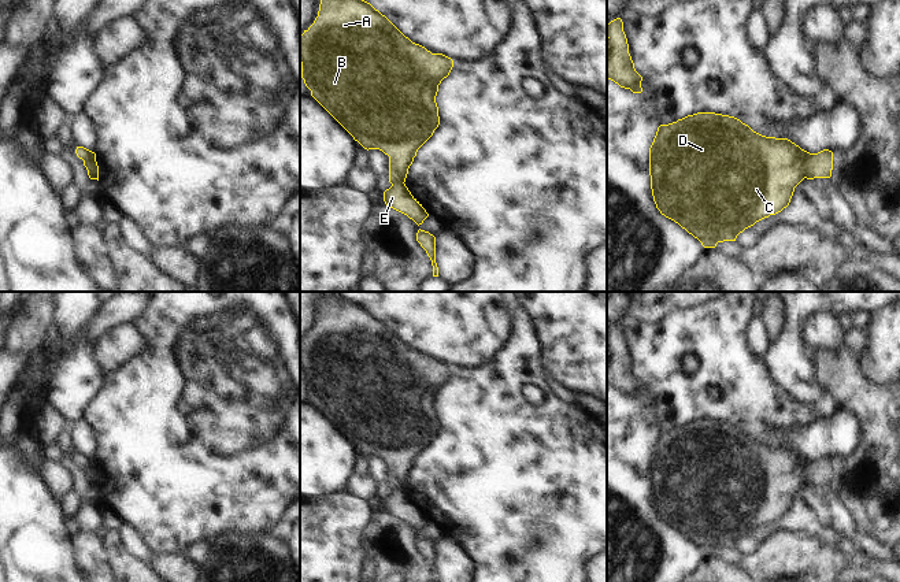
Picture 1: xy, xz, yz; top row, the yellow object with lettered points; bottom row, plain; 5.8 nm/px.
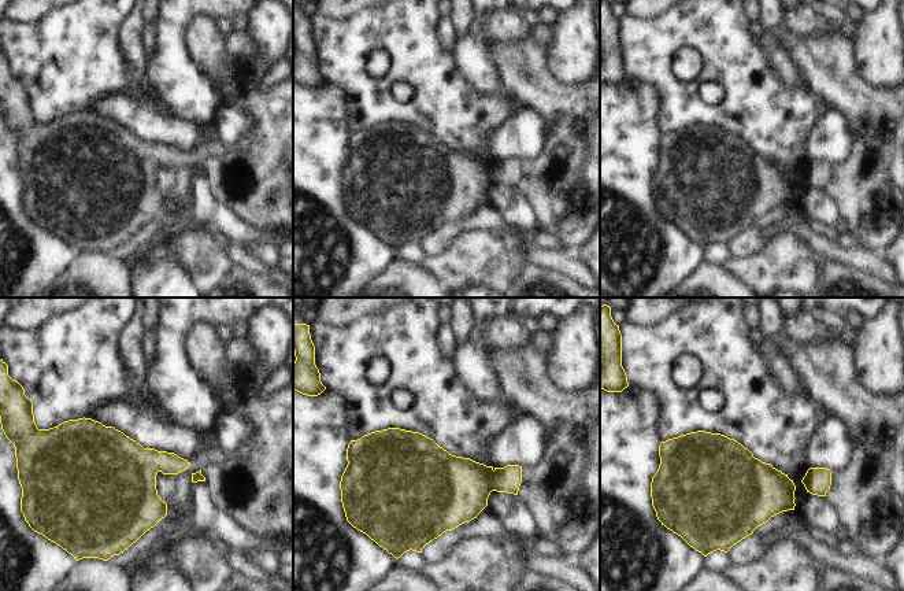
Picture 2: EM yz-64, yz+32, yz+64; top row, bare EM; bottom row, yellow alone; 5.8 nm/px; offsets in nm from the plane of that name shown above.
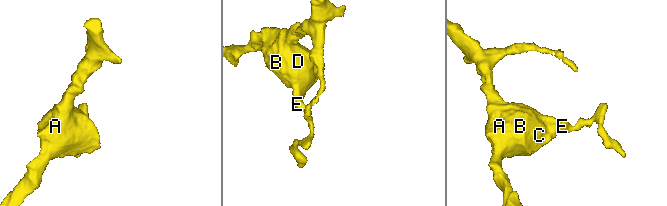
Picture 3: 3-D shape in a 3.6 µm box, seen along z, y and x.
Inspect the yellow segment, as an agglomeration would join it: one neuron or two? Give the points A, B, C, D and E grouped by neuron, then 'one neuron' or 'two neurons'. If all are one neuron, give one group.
A B C D / E; two neurons

